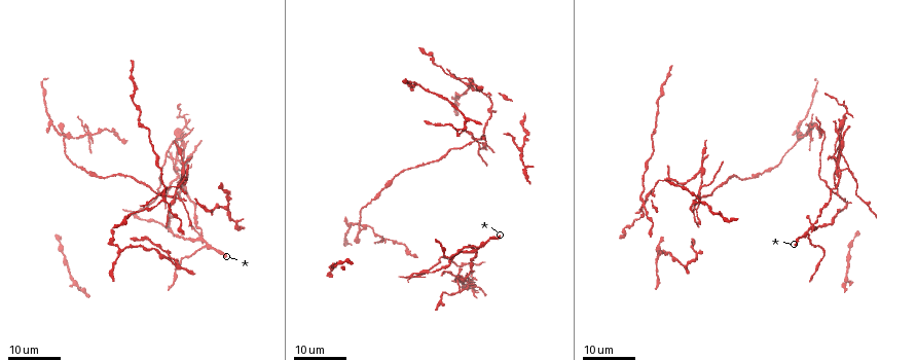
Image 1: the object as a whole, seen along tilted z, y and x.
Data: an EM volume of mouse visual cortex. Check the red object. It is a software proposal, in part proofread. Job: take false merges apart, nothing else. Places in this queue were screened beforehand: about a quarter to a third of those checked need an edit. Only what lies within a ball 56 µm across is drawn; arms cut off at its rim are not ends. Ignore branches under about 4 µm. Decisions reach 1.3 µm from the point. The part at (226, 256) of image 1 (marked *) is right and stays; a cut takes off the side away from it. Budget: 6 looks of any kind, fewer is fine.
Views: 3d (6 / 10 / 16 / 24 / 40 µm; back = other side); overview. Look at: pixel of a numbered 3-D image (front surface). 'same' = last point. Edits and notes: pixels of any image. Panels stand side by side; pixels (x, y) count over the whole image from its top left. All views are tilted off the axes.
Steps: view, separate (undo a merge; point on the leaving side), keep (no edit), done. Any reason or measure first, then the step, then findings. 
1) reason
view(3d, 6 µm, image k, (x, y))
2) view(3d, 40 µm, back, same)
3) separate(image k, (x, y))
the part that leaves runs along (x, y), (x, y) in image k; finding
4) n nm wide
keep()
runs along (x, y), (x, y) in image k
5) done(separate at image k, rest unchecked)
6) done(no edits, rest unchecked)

three-way junction
view(3d, 24 µm, image 1, (476, 254))

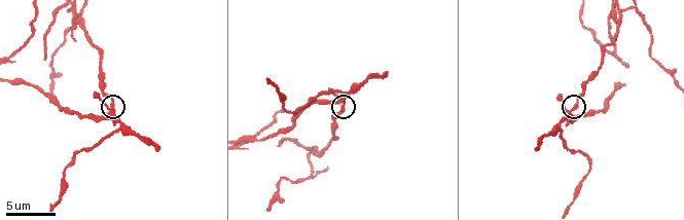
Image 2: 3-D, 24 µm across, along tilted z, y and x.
view(3d, 6 µm, image 2, (570, 111))

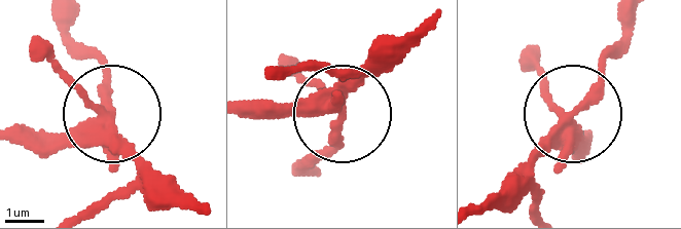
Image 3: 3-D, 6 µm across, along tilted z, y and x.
320 nm wide
keep()
runs along (191, 207), (122, 138), (87, 48) in image 3; continuous, no second cell

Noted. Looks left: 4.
sudden change in width
view(3d, 10 µm, image 2, (47, 93))

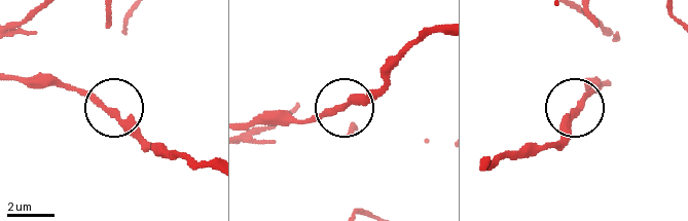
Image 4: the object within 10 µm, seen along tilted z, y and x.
keep()
runs along (212, 168), (170, 156), (58, 78) in image 4; all the same cell

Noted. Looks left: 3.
three-way junction
view(3d, 16 µm, image 1, (118, 248))

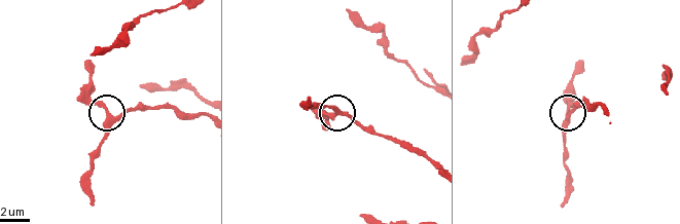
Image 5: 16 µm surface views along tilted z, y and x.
view(3d, 10 µm, image 5, (340, 112))

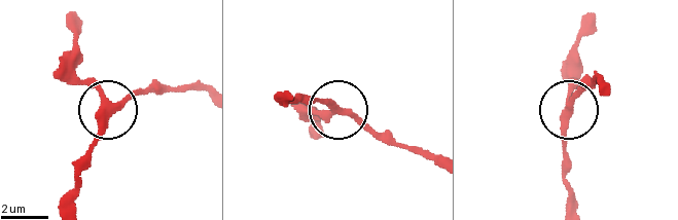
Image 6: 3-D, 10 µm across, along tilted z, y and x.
view(3d, 6 µm, image 6, (567, 106))

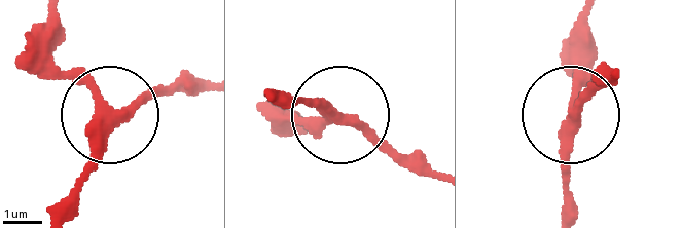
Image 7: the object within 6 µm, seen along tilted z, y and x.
side arm 5 µm
keep()
continuous, no second cell

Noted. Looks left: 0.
done(no edits, rest unchecked)

